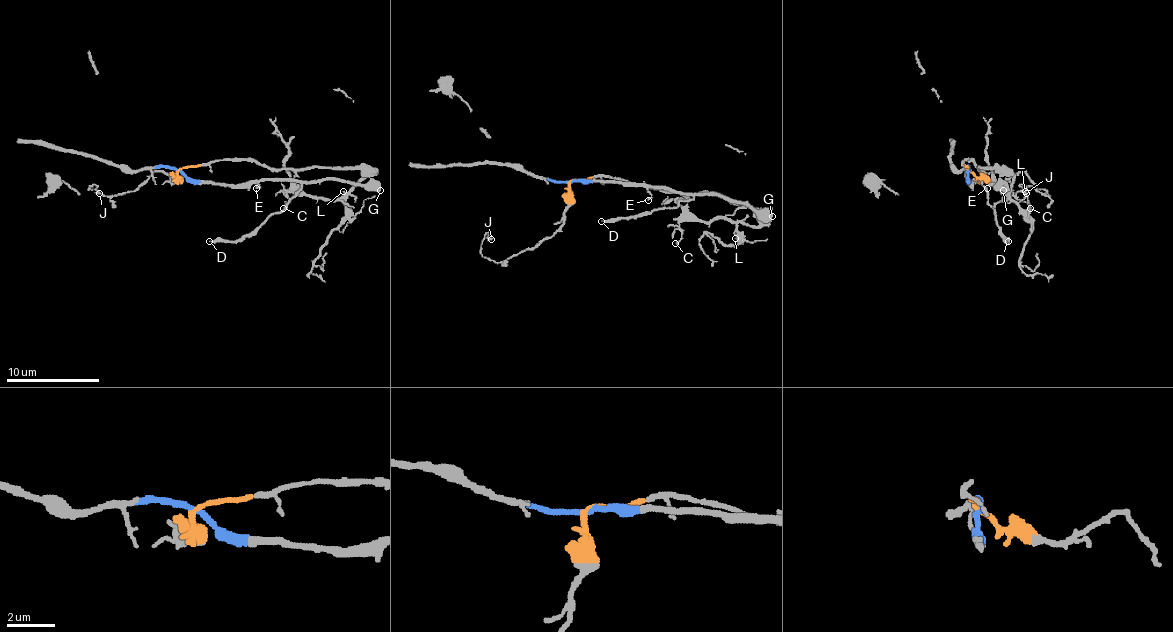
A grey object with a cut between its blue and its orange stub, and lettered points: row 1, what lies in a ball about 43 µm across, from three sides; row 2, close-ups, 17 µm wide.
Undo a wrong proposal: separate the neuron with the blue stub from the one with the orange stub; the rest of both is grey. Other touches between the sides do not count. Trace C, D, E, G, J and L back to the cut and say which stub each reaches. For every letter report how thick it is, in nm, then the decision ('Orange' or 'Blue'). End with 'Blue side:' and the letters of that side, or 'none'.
C: Thickness 130 nm. Orange
D: Thickness 240 nm. Blue
E: Thickness 130 nm. Blue
G: Thickness 700 nm. Blue
J: Thickness 130 nm. Orange
L: Thickness 170 nm. Orange
Blue side: D, E, G

